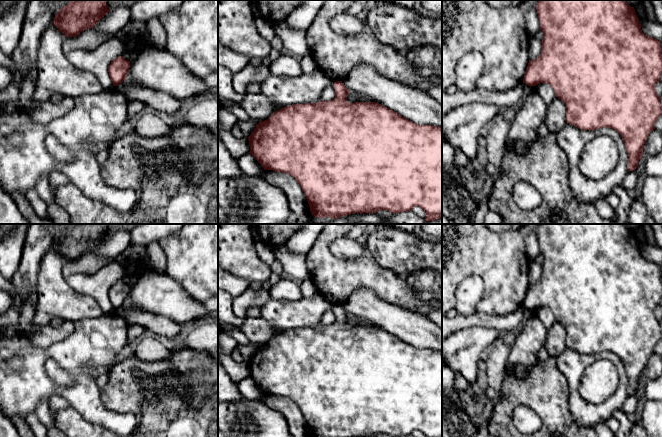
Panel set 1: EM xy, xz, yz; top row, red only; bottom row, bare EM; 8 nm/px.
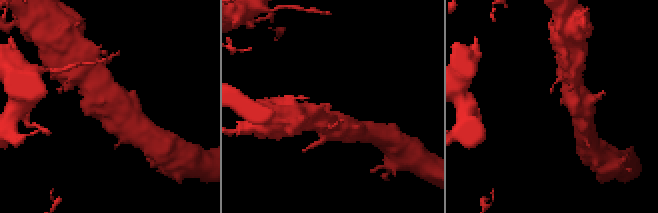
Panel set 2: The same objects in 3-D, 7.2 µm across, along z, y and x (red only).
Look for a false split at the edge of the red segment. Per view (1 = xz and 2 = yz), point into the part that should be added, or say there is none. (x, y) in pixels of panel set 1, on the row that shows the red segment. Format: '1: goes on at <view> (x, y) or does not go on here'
1: does not go on here
2: does not go on here

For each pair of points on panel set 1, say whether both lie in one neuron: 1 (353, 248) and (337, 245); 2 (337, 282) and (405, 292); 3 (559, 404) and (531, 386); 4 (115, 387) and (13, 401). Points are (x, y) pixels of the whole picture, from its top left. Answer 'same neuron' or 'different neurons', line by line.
1: same neuron
2: same neuron
3: same neuron
4: different neurons

